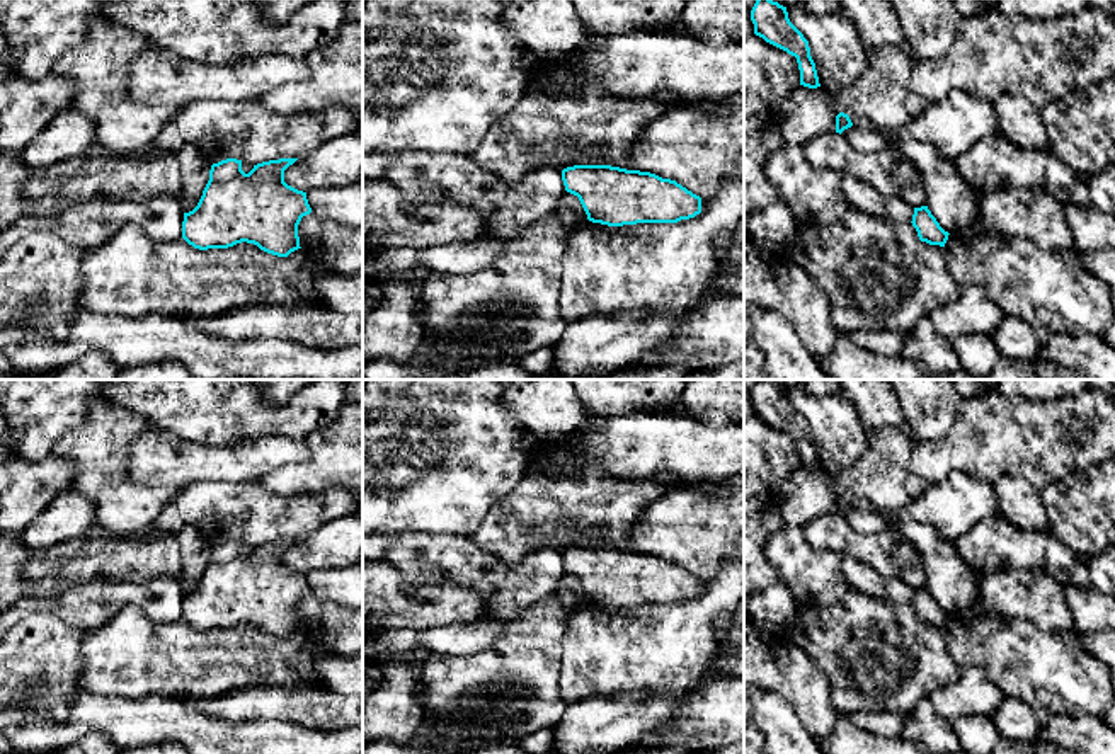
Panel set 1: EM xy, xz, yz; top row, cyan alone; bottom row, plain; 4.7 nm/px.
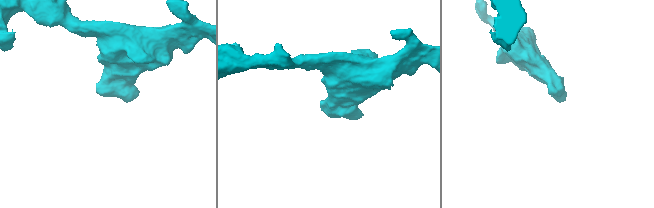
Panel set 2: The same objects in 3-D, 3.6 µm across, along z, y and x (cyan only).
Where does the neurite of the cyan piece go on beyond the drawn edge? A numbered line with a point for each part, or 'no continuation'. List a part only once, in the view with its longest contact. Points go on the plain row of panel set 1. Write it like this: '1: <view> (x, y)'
no continuation

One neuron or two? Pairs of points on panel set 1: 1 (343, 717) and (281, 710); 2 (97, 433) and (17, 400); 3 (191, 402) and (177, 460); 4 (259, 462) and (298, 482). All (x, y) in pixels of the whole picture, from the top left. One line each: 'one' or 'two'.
1: one
2: two
3: two
4: two

